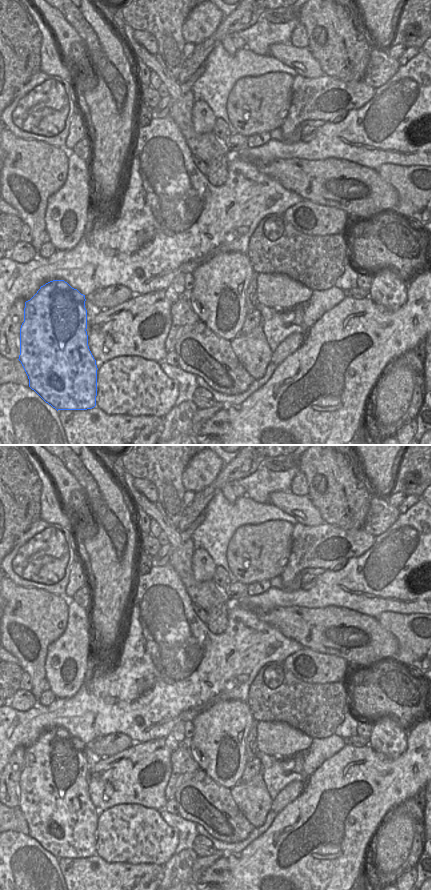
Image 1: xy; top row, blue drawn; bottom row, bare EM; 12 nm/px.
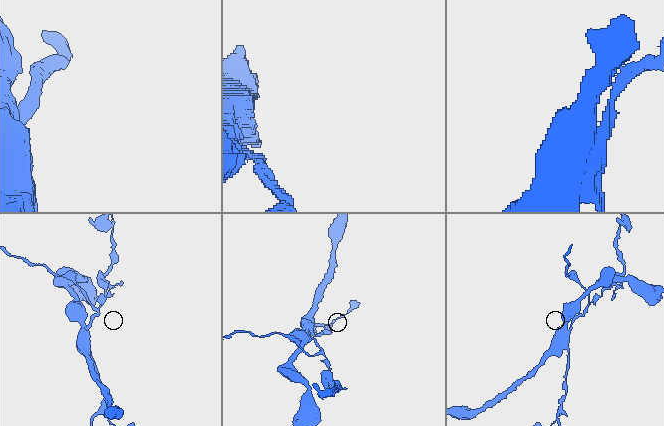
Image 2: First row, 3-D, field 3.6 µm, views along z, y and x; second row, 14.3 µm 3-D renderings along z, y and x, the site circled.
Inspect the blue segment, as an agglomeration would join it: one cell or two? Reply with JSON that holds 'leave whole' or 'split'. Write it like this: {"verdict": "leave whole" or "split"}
{"verdict": "split"}

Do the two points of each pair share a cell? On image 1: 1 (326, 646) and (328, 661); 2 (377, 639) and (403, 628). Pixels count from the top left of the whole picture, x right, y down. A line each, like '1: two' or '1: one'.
1: two
2: two

